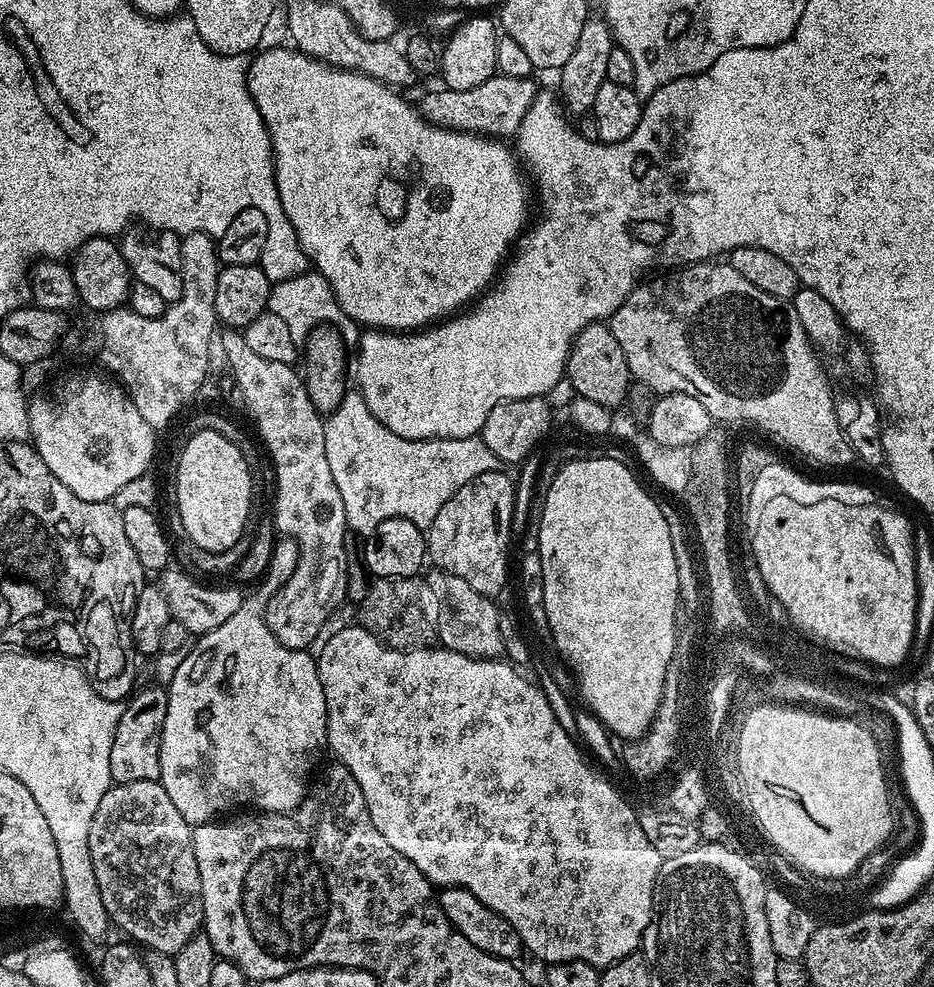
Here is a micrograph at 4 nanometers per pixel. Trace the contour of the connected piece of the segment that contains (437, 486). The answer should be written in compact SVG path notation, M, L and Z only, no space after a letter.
M348 390L342 398L341 404L334 411L328 413L324 420L324 441L326 442L326 462L330 462L330 474L334 474L334 486L338 486L338 494L342 494L346 525L351 531L353 528L354 531L361 532L361 537L364 538L371 536L377 526L386 522L386 518L394 518L395 516L406 518L419 528L428 529L434 522L434 518L438 518L438 510L442 510L442 506L446 506L446 502L450 502L450 498L454 498L454 494L458 490L462 490L462 486L466 486L466 482L470 482L470 478L478 478L478 474L497 471L502 464L498 457L490 454L490 450L479 435L466 438L442 438L441 440L411 440L394 434L394 430L382 426L382 422L378 422L374 418L374 414L370 414L359 390Z

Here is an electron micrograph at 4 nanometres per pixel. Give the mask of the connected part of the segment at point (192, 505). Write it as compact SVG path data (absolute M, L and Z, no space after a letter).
M201 428L191 433L193 436L184 444L184 449L180 452L180 461L176 464L176 504L174 510L182 518L182 523L185 527L188 540L202 547L206 551L225 551L234 546L241 536L245 535L248 524L248 511L252 508L252 472L248 469L250 463L249 457L242 454L242 450L234 442L230 442L230 438L222 438L222 434L214 434L214 430L206 430Z

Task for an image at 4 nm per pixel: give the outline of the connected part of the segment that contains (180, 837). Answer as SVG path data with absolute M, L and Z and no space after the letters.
M143 780L142 782L126 782L125 784L113 783L112 787L102 794L102 802L98 802L98 810L94 810L94 822L90 822L90 862L94 866L94 878L98 878L98 890L102 894L102 906L106 906L109 921L116 924L137 945L145 944L145 949L165 954L175 954L190 942L192 936L201 931L204 922L204 903L202 902L202 882L198 874L198 858L194 858L192 845L193 825L178 814L174 802L170 802L170 794L160 785L159 780Z

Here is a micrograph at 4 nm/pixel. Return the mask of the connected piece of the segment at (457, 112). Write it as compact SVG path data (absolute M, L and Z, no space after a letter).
M494 75L482 86L470 90L450 90L437 87L437 92L428 92L418 101L421 116L430 124L452 128L455 132L474 132L489 138L512 138L519 133L522 118L534 102L538 85L532 78L506 78Z

